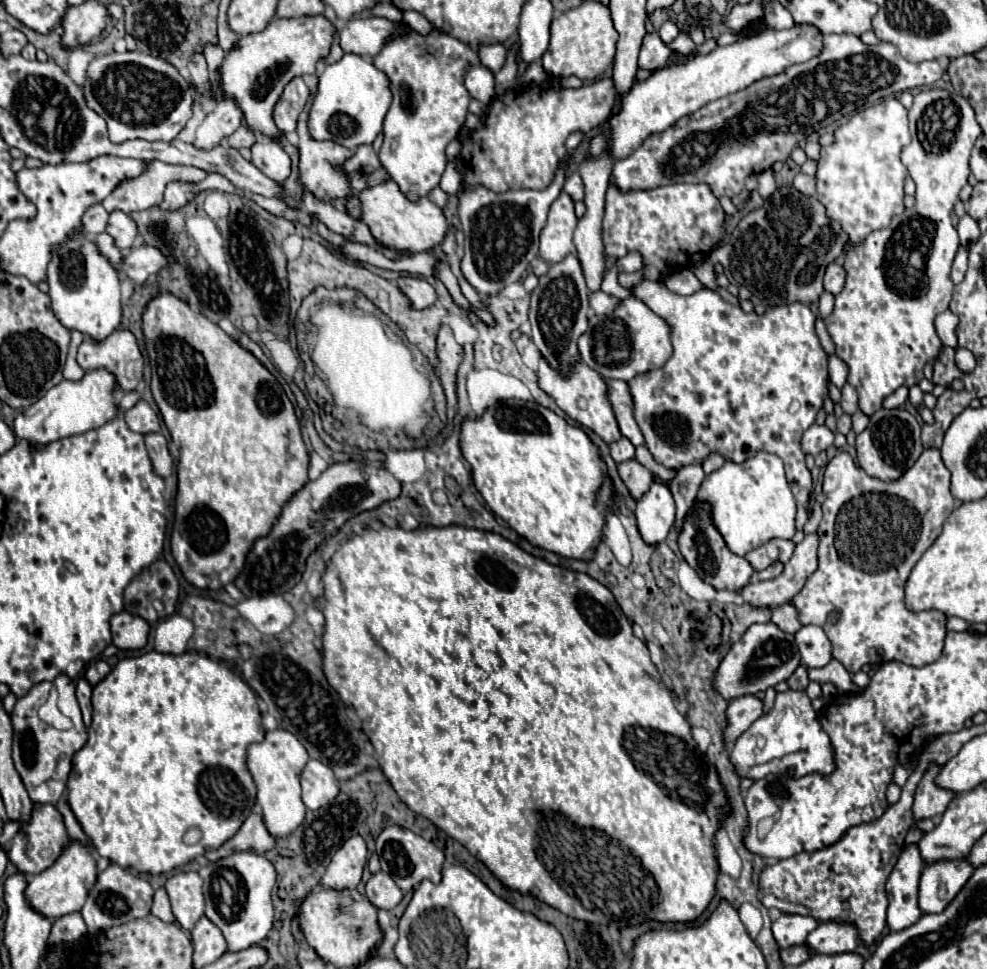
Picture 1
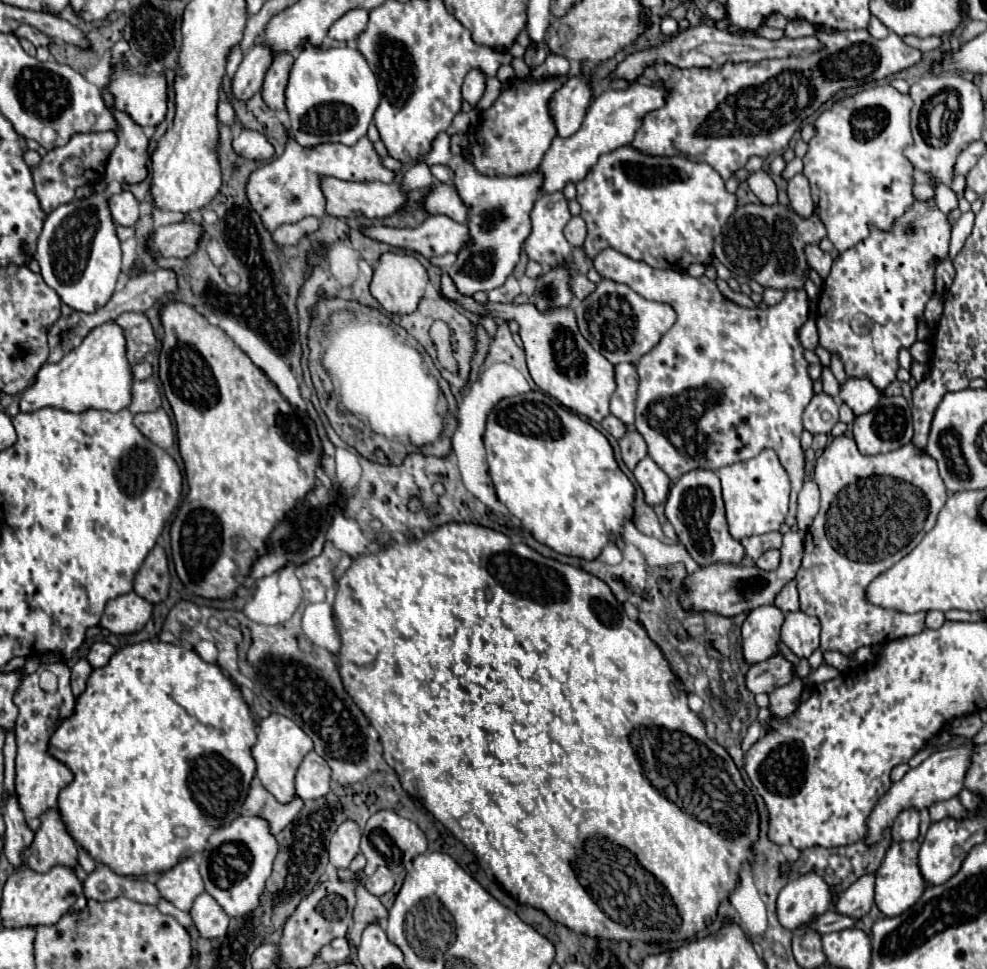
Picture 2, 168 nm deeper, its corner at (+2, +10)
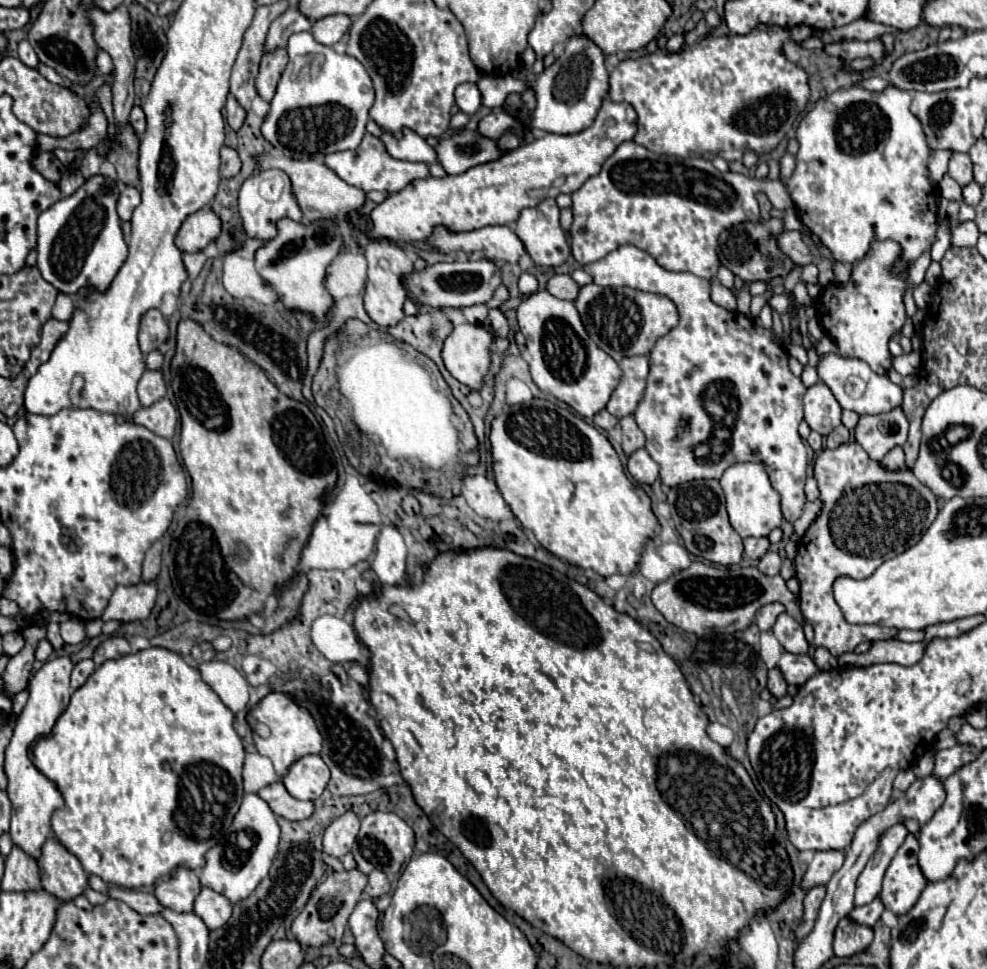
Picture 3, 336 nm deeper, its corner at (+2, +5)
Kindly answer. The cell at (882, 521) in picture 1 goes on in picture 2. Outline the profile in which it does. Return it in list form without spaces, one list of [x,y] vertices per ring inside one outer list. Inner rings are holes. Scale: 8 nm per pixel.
[[[839,436],[829,442],[815,462],[815,482],[821,490],[821,510],[805,534],[805,554],[797,572],[801,612],[821,620],[821,650],[853,654],[859,646],[887,644],[895,638],[915,636],[925,628],[925,612],[901,614],[873,606],[865,598],[867,584],[895,562],[907,556],[935,526],[937,514],[947,500],[937,462],[915,446],[901,446],[889,454],[863,456],[853,438]]]

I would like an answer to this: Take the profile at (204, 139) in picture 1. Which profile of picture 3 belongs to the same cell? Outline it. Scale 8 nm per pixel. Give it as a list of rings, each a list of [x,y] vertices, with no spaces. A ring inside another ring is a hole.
[[[297,9],[285,11],[269,27],[269,33],[267,33],[267,39],[265,39],[265,53],[275,51],[279,47],[287,47],[287,41],[293,33],[311,31],[311,25],[313,23],[309,23],[309,19],[305,19]]]

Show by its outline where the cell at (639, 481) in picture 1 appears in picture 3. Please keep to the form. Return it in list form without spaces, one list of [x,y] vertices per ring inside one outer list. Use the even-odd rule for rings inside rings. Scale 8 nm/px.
[[[627,415],[625,419],[619,421],[621,423],[621,429],[623,429],[623,451],[625,455],[631,455],[633,451],[645,447],[645,435],[643,431],[637,427],[633,415]]]

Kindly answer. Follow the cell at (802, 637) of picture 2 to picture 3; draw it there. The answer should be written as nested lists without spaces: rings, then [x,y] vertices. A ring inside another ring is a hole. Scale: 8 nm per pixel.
[[[781,613],[777,617],[777,623],[773,625],[773,635],[779,639],[785,651],[795,655],[807,655],[809,653],[809,641],[805,639],[803,625],[789,613]]]

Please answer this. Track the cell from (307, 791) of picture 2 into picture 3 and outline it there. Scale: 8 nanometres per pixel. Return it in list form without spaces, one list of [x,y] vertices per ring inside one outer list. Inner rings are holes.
[[[305,755],[289,767],[283,783],[287,791],[301,801],[315,801],[321,797],[329,781],[329,767],[319,755]]]

